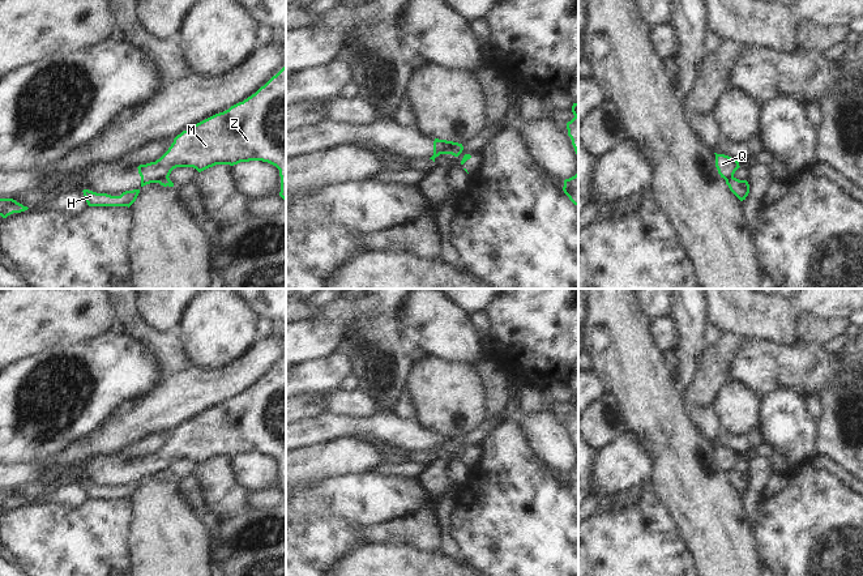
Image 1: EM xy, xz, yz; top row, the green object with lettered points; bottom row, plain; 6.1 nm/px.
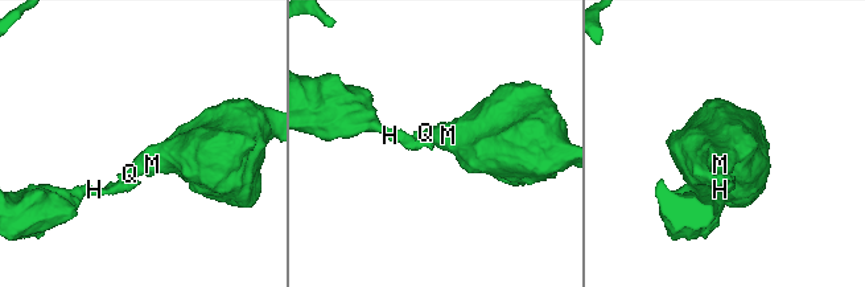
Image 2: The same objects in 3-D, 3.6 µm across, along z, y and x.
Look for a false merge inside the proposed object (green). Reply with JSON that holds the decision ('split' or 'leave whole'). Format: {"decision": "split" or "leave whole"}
{"decision": "split"}

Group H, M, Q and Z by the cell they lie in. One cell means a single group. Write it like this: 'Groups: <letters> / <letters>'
Groups: H / M Q Z

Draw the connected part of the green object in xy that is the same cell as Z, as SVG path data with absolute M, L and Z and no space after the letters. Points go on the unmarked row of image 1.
M286 359L243 394L183 423L159 452L137 461L144 479L167 472L176 460L193 460L201 465L215 457L249 453L268 455L279 462L279 488L286 494Z

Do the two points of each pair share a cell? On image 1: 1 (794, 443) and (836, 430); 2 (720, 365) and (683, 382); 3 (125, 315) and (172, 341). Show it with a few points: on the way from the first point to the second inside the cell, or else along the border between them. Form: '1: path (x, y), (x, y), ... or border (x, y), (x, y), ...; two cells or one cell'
1: border (819, 421), (817, 453); two cells
2: border (704, 349), (699, 357), (693, 378), (680, 391); two cells
3: path (137, 325), (161, 341); one cell

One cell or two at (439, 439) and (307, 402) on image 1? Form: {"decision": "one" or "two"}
{"decision": "two"}

